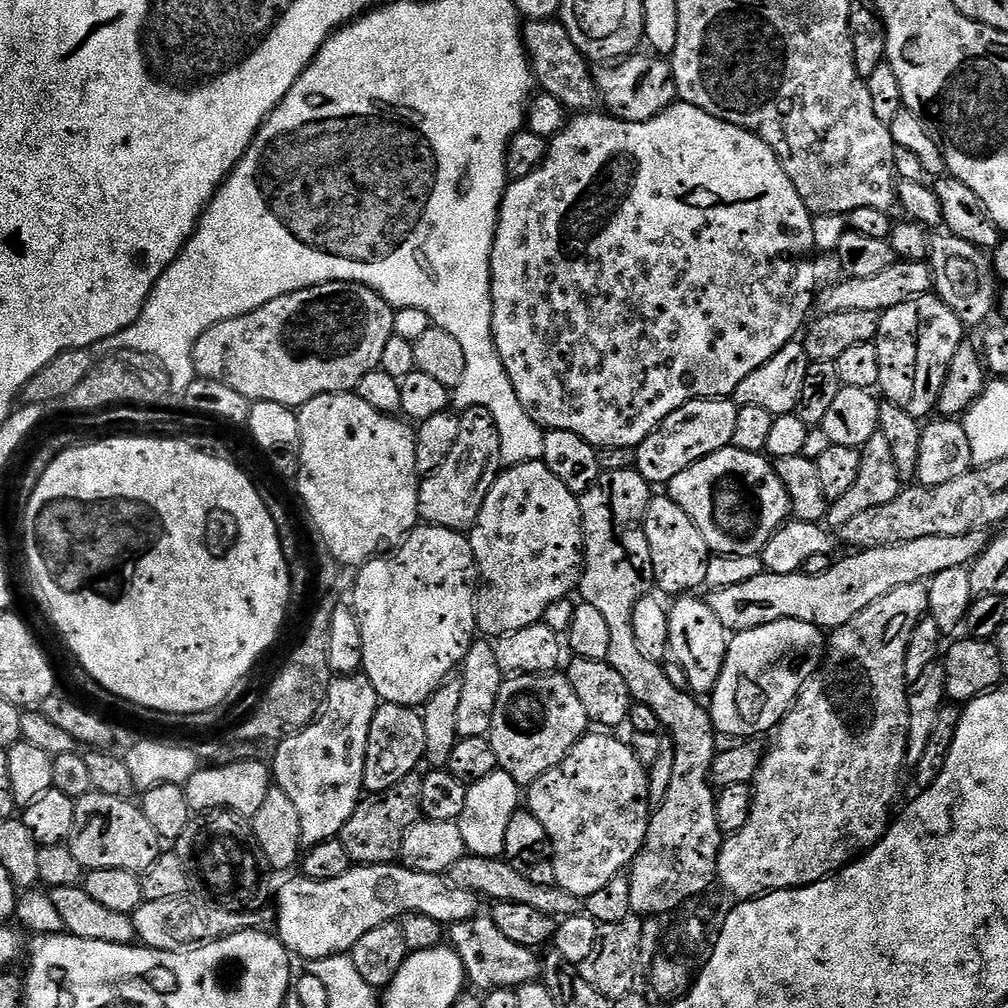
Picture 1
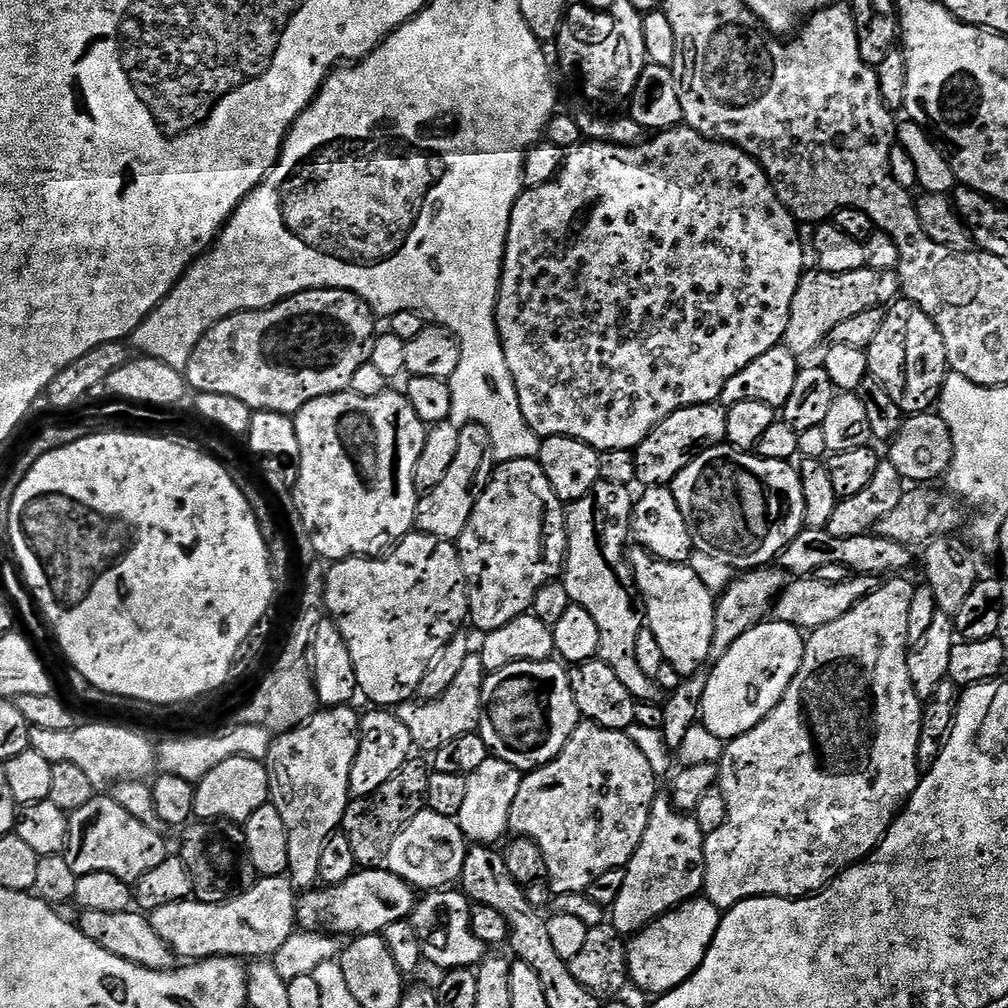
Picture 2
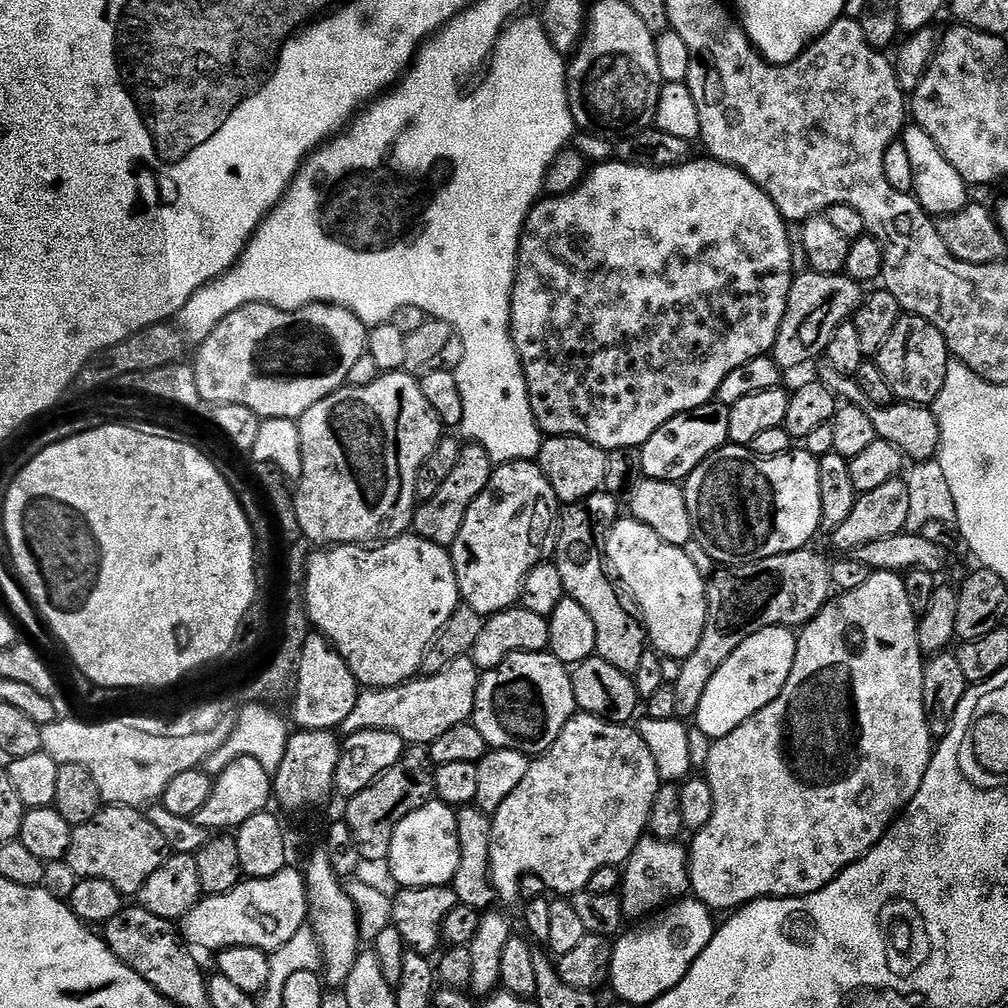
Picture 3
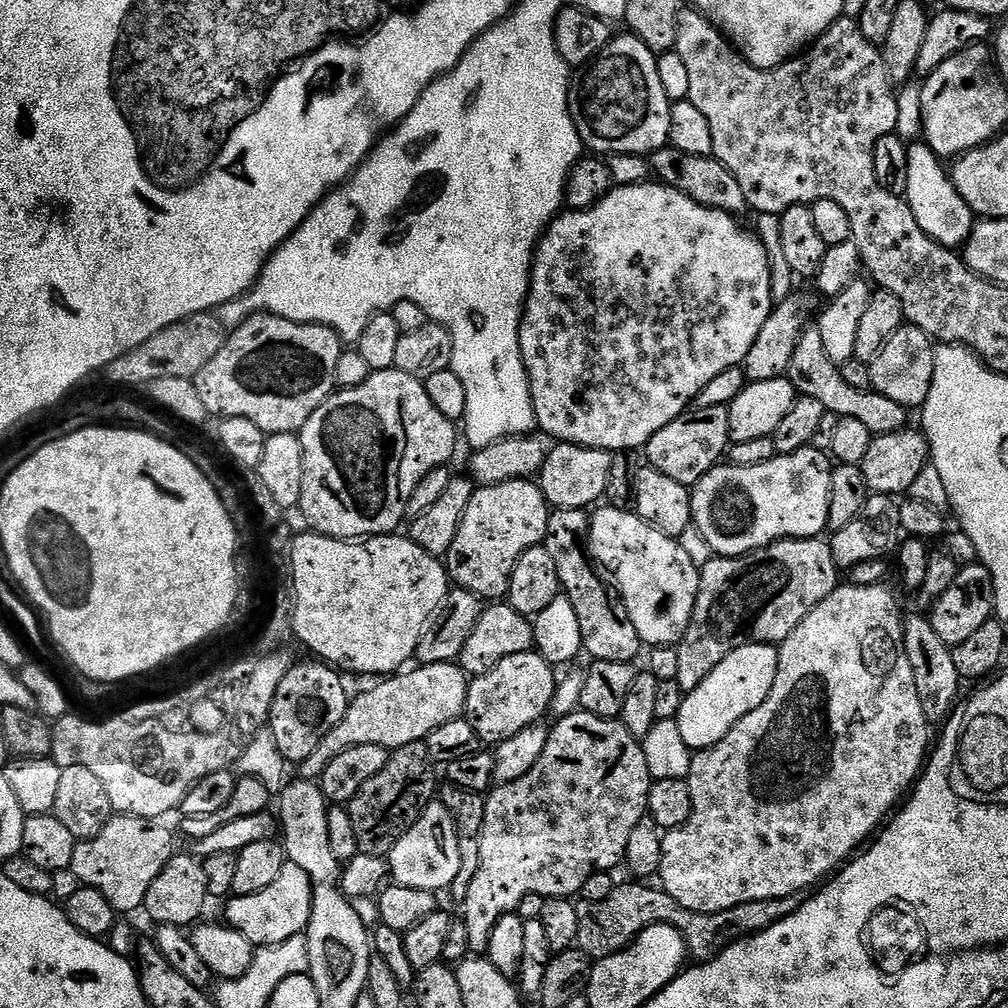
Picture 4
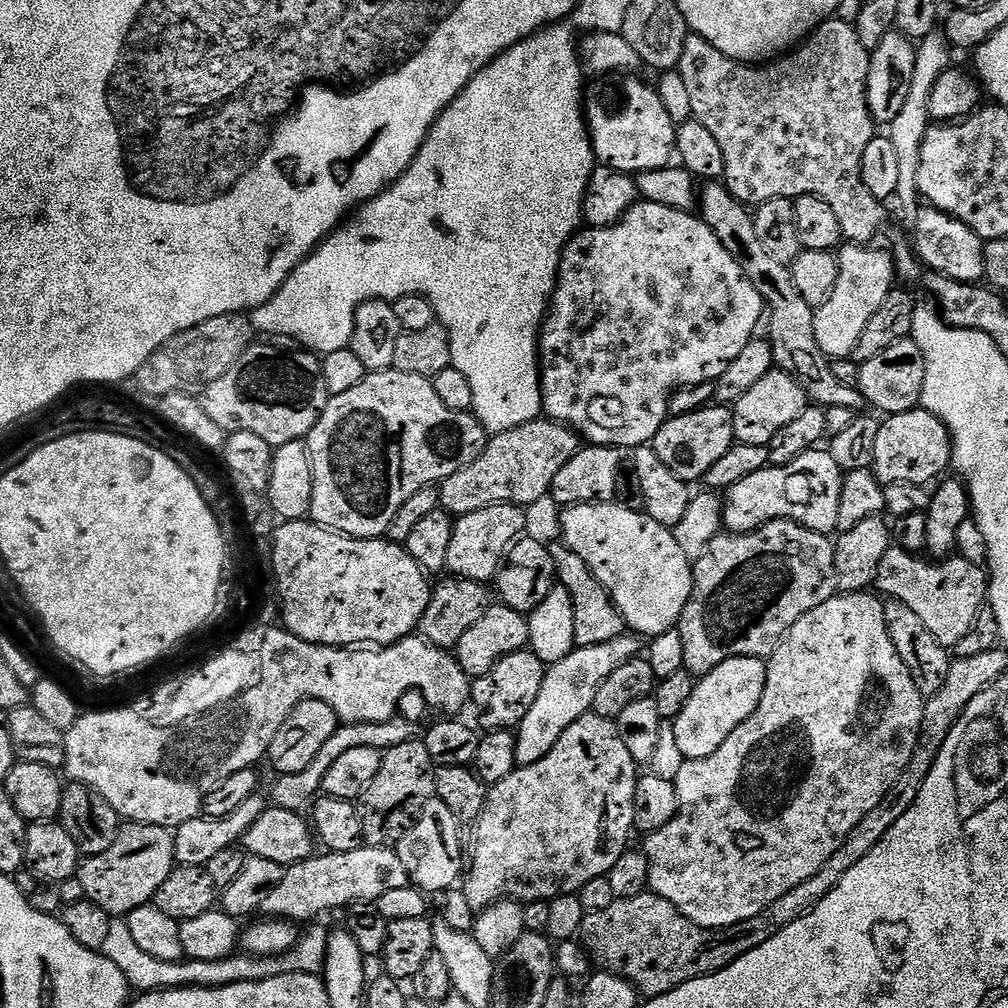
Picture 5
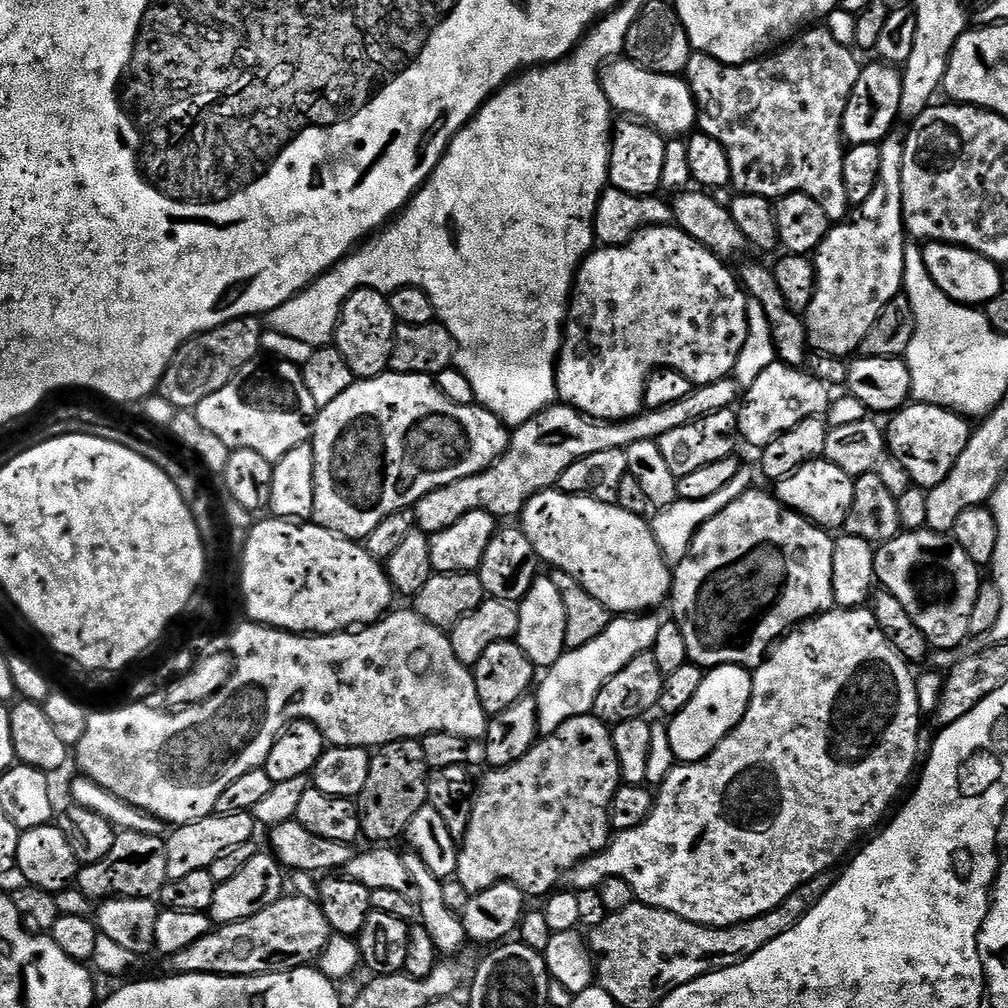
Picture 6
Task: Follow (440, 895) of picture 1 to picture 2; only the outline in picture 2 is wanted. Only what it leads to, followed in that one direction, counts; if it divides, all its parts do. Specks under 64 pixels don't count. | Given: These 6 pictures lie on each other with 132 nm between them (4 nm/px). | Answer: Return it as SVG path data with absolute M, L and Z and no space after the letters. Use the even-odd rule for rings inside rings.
M387 867L365 868L341 884L305 891L298 904L298 924L304 930L319 930L344 938L374 936L383 933L390 922L409 919L417 899L417 889L398 878L398 874L389 872Z

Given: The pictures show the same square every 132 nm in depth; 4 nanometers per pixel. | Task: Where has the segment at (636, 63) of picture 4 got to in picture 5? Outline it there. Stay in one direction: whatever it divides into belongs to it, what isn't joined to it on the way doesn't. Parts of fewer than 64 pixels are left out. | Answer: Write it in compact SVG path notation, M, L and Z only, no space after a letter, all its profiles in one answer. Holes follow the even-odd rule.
M625 75L620 92L589 91L584 101L584 119L597 161L603 167L629 174L669 167L676 150L677 121L666 114L655 87L638 77Z

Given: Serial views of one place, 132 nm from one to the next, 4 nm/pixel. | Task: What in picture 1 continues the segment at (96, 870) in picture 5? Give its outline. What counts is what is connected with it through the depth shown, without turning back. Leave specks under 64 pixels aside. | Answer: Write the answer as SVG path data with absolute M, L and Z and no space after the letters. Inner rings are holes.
M95 790L87 792L76 801L74 826L66 841L70 854L82 870L130 870L141 873L151 866L162 851L158 830L150 826L143 807L132 804L131 799L114 798L114 794L102 794Z

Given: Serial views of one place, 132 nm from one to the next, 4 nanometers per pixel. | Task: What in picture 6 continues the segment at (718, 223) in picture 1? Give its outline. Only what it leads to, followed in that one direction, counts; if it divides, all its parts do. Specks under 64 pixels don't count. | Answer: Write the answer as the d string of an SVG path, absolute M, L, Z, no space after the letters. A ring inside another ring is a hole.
M665 226L663 228L644 228L630 242L619 244L617 248L597 247L589 252L586 259L580 263L580 269L576 271L576 279L572 285L572 299L568 305L568 323L564 325L564 342L560 345L560 358L556 366L556 394L563 403L568 404L571 408L576 408L585 416L591 416L593 420L629 420L631 416L639 416L644 408L644 391L646 390L646 382L648 376L656 368L673 368L682 374L686 374L686 378L690 378L690 382L694 386L709 384L710 382L718 382L719 380L727 380L736 371L736 363L738 362L738 354L742 354L742 346L746 346L746 338L748 337L748 301L741 281L738 279L735 271L728 269L729 265L721 260L719 256L714 255L710 250L706 250L706 246L702 246L698 242L694 242L694 238L690 238L690 234L686 234L682 229L675 226Z

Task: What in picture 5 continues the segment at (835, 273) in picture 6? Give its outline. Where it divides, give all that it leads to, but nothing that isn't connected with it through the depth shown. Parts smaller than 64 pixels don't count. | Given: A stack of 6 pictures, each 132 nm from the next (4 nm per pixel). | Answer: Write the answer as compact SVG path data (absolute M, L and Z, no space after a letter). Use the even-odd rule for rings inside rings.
M845 243L839 249L838 282L834 282L834 294L826 298L820 308L815 309L814 338L818 338L818 346L829 361L851 357L854 346L858 346L858 338L862 338L862 330L866 330L866 322L874 318L874 313L882 302L886 302L886 294L890 294L897 283L896 262L891 251L884 252L877 246Z

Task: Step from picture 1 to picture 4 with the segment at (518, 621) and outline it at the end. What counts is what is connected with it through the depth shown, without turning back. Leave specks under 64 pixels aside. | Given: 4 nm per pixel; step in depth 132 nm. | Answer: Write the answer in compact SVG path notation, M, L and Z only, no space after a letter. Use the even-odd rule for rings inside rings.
M532 480L477 487L470 506L466 506L466 514L462 514L462 526L458 526L454 546L450 546L446 557L449 581L485 602L503 601L518 558L522 558L526 550L541 547L548 536L549 515L550 506L540 485Z

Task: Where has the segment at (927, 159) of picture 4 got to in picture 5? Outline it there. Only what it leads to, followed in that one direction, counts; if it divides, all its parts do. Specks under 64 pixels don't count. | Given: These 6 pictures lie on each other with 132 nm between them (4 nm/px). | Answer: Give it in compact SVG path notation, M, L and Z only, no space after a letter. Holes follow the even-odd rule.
M924 206L916 213L914 227L916 227L914 251L925 269L933 268L931 271L935 273L935 275L945 276L946 278L957 280L963 284L974 284L984 280L985 241L981 240L978 234L974 234L974 230L970 230L970 226L958 222L958 218L954 218L950 214L940 212L931 206Z

